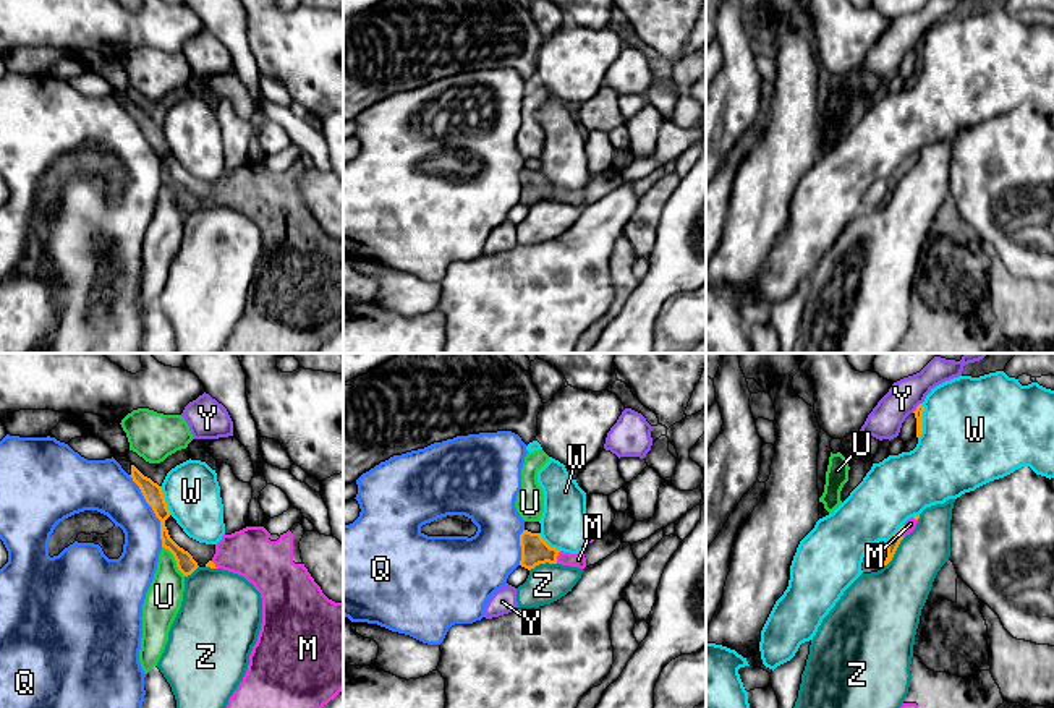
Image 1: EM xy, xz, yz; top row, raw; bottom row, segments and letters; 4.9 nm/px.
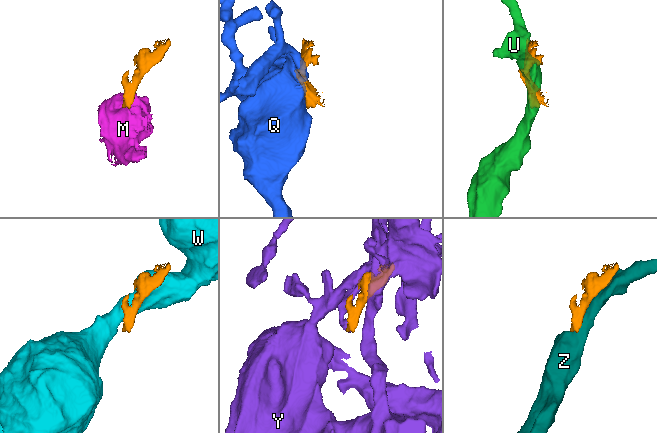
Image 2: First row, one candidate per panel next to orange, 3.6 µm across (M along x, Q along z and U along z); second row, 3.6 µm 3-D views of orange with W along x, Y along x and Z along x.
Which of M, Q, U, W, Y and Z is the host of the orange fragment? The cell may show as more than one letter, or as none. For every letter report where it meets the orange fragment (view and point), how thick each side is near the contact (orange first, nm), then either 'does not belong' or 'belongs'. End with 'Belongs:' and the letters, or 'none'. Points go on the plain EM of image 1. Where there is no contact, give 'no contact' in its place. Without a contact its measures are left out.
M: xz (556, 195) | 140/70 nm | belongs
Q: xy (152, 146) | 100/240 nm | does not belong
U: xy (175, 196) | 90/180 nm | does not belong
W: yz (922, 59) | 50/500 nm | does not belong
Y: yz (917, 44) | 50/170 nm | does not belong
Z: yz (894, 190) | 60/320 nm | does not belong
Belongs: M

